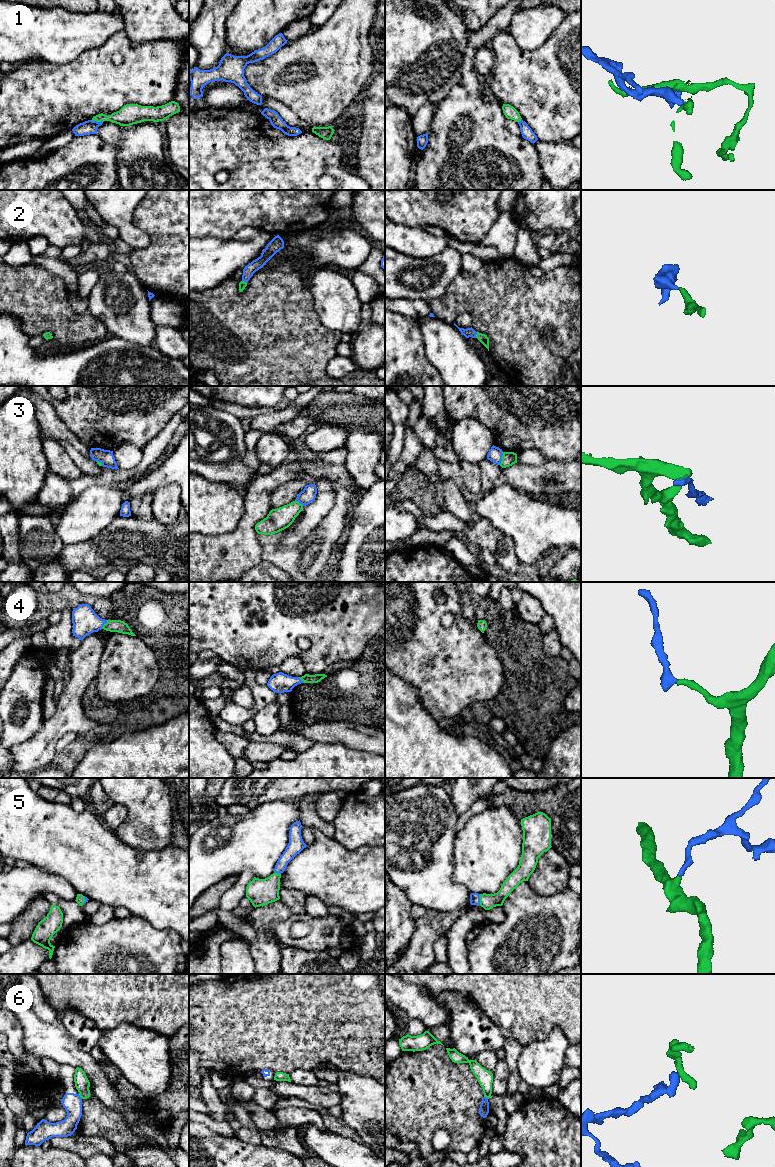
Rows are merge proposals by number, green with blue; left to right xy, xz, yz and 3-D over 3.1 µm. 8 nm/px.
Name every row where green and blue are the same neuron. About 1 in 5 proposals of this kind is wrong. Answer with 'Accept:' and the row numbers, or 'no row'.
Accept: 2, 3, 4, 5

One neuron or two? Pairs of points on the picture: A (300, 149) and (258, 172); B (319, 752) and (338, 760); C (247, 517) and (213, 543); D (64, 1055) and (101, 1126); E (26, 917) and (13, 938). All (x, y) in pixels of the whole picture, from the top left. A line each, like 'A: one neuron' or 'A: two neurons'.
A: one neuron
B: one neuron
C: one neuron
D: two neurons
E: one neuron

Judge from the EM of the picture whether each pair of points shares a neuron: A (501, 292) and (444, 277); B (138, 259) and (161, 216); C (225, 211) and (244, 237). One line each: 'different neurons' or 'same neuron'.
A: different neurons
B: same neuron
C: different neurons

